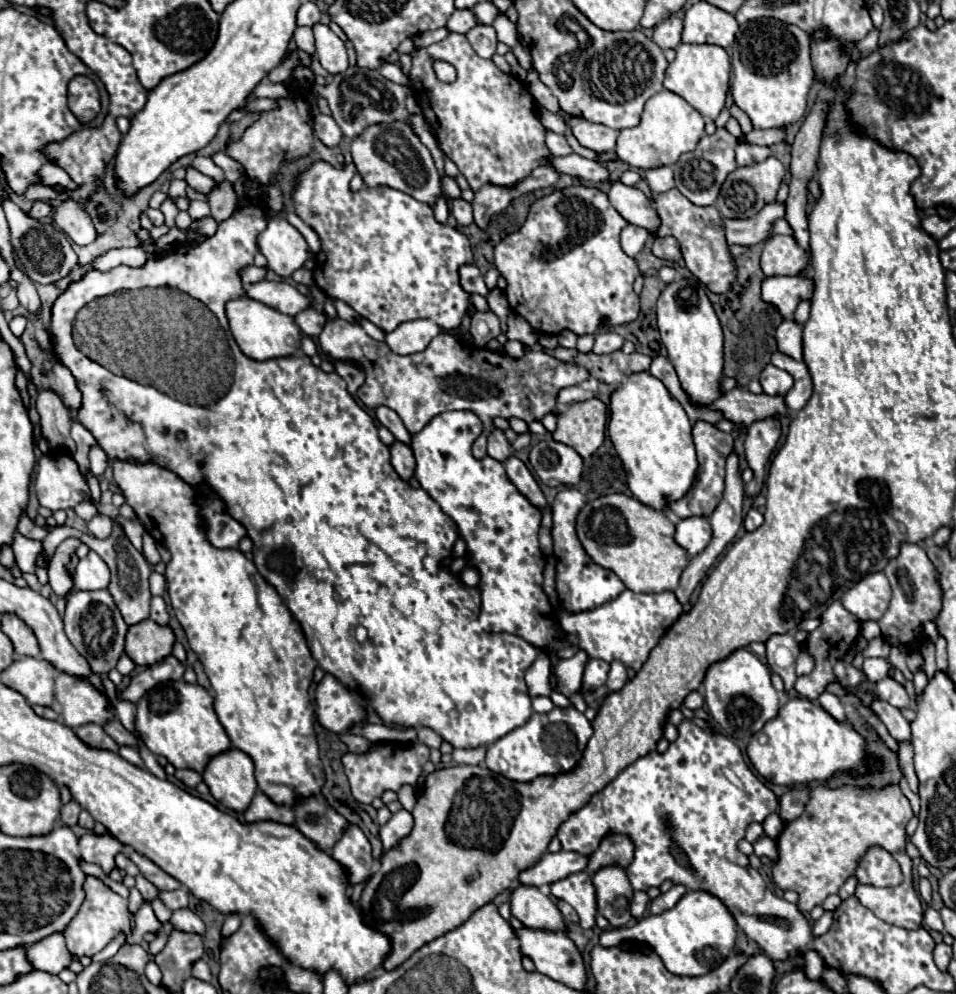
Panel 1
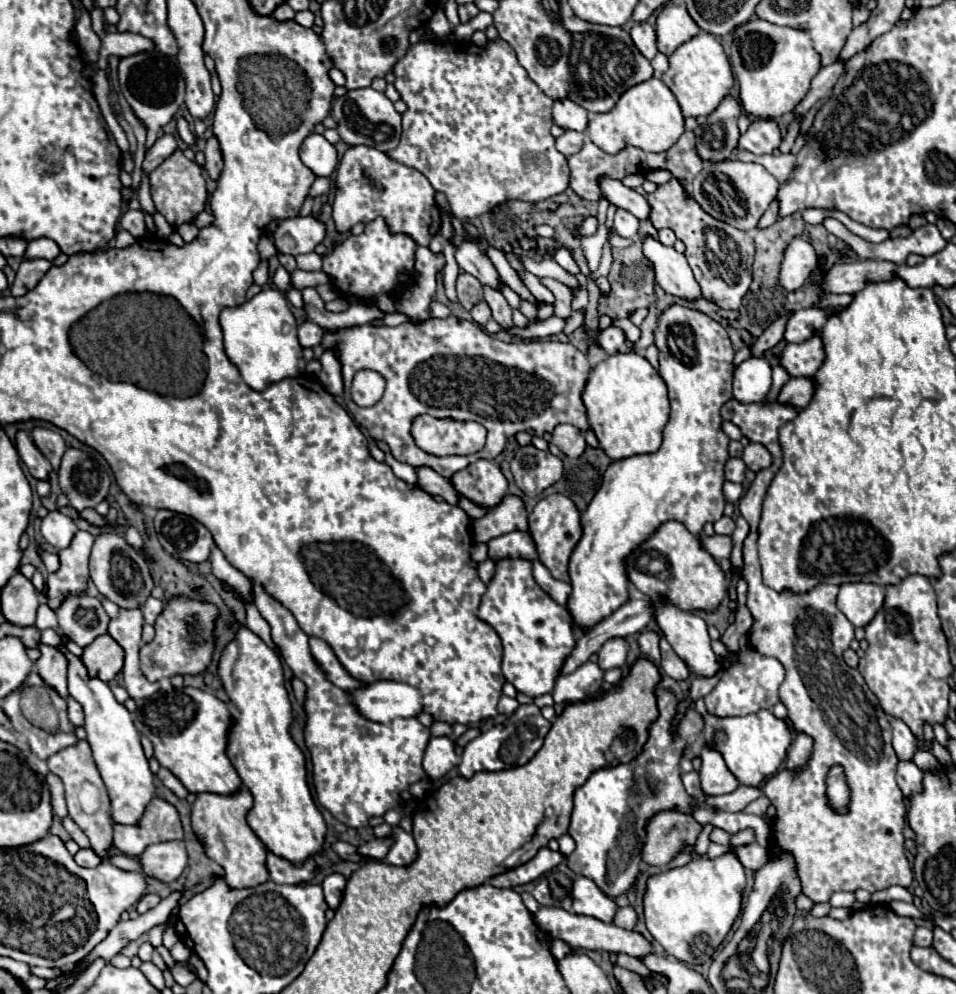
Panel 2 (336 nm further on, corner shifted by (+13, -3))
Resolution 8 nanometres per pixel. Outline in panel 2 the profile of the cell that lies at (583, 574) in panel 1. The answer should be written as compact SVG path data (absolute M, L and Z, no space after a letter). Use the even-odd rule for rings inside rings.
M550 494L550 496L542 498L542 500L534 506L532 514L528 516L528 522L530 522L530 536L532 536L534 544L536 544L540 562L550 570L550 574L552 574L556 580L570 582L570 576L568 576L570 554L574 552L576 544L578 544L580 538L582 538L580 512L578 512L576 504L574 504L568 496Z

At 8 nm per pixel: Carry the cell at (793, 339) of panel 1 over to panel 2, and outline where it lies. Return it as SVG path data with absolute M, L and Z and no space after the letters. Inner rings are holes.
M806 308L806 310L794 312L786 322L784 340L790 344L800 344L800 342L812 338L812 334L818 332L818 328L822 326L822 320L826 320L826 316L830 316L830 312L838 312L838 308L836 310Z

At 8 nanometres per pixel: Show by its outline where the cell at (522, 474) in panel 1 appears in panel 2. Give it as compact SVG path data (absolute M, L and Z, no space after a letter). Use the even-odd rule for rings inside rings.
M506 494L498 506L486 512L486 516L472 522L476 542L488 542L516 530L528 532L528 512L524 500L514 494Z

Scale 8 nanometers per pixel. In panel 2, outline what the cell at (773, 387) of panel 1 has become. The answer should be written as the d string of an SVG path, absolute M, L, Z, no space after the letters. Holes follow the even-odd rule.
M748 358L734 370L734 398L738 402L762 402L772 388L772 366L766 358Z

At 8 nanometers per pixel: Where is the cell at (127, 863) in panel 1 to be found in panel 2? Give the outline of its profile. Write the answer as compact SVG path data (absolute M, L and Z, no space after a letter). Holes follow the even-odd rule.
M84 848L84 850L80 850L80 852L74 856L74 860L76 860L76 864L86 866L86 868L94 868L94 866L98 866L100 862L104 862L104 858L98 856L92 848Z

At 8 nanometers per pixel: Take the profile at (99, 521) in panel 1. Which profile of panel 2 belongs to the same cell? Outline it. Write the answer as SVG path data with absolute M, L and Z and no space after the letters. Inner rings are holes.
M102 532L94 540L90 554L90 576L102 596L118 604L120 608L140 608L152 592L152 578L146 560L116 532Z

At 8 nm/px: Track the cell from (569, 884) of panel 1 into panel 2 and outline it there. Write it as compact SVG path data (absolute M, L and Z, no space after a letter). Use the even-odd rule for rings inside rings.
M578 876L572 882L570 896L572 896L572 908L576 914L594 916L606 924L612 922L616 914L616 904L606 894L602 894L600 888L590 878Z

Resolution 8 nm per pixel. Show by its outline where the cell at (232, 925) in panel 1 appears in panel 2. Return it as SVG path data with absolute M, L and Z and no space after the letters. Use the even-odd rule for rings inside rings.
M242 786L234 794L198 794L192 804L192 828L204 840L206 854L226 870L226 882L232 890L252 888L268 880L266 848L246 822L246 812L252 808L252 794Z

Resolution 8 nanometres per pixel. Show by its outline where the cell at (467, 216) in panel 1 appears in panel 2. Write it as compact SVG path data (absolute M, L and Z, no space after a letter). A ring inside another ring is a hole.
M462 240L456 244L456 262L462 272L472 274L482 284L498 288L500 276L498 276L496 268L492 266L492 262L486 256L482 256L482 252L478 250L478 246L474 242Z

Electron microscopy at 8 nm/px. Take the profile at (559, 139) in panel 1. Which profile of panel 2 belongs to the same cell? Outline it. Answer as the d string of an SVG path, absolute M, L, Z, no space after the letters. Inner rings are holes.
M566 130L560 138L556 138L556 150L562 152L564 156L572 156L572 154L576 154L576 152L582 148L584 138L586 138L586 136L580 134L580 132L570 132L570 130Z

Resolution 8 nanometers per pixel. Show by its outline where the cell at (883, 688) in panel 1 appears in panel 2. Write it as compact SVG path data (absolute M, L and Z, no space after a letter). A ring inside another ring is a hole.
M890 716L890 726L892 726L892 746L898 754L898 758L902 760L902 756L906 756L906 760L912 760L914 748L916 748L916 736L910 732L910 728L900 720Z

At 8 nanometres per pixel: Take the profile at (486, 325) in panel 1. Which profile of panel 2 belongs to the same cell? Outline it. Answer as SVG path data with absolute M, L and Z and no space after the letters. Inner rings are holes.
M462 272L458 276L458 280L456 280L456 292L458 292L458 302L466 310L472 310L478 302L482 302L482 284L474 276L470 276L466 272Z

